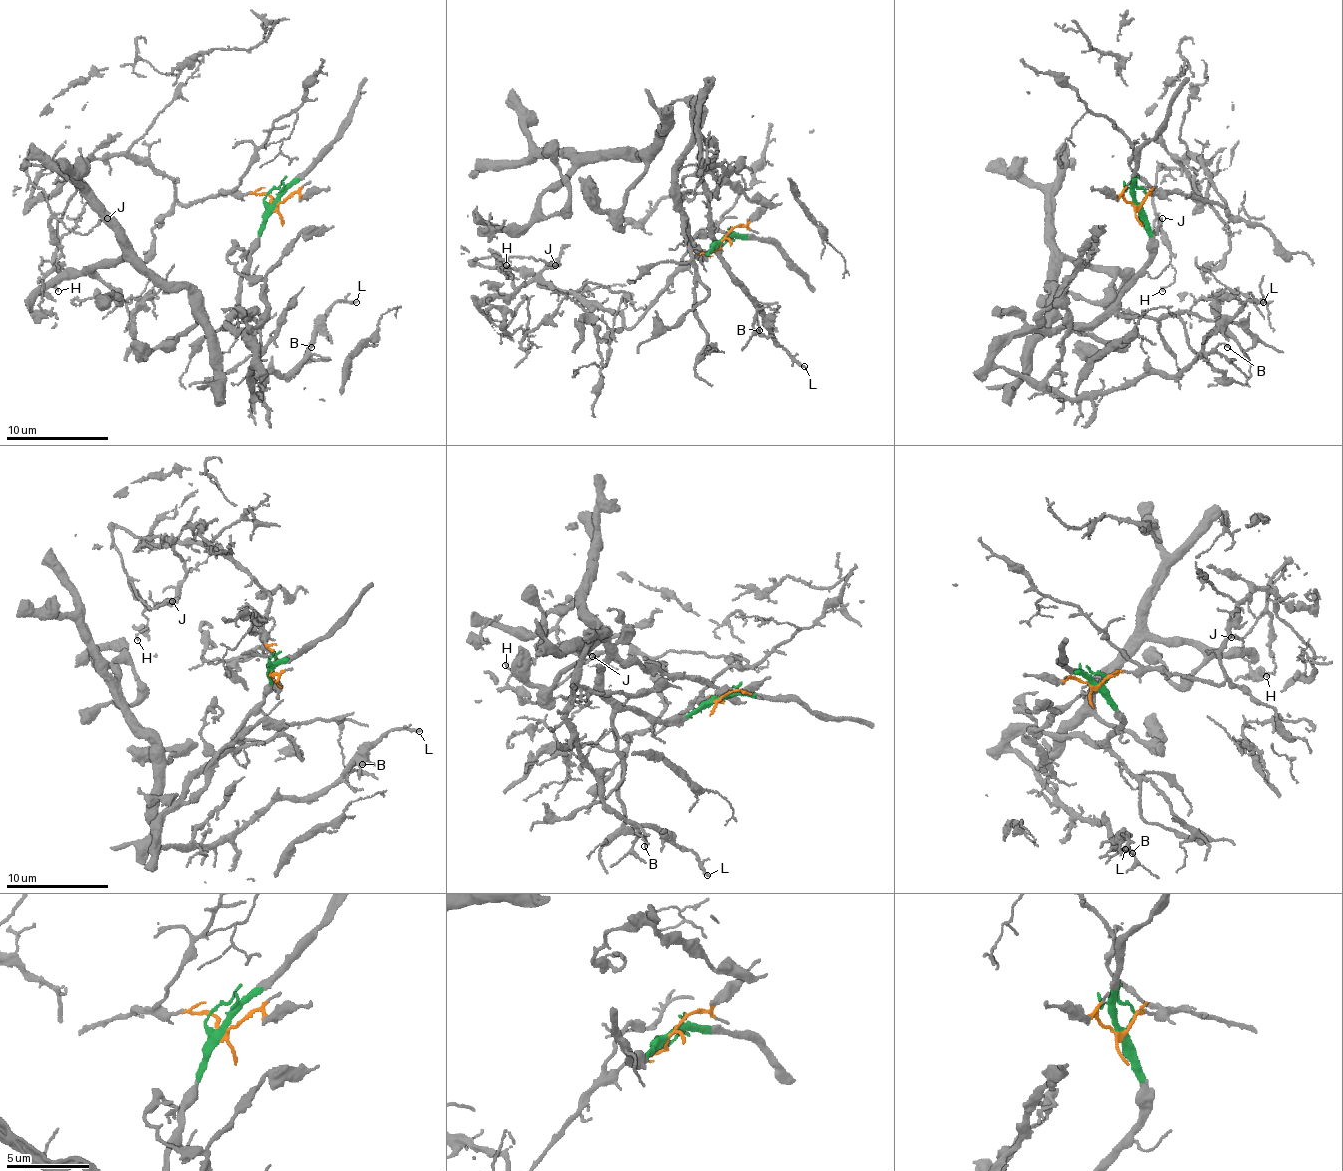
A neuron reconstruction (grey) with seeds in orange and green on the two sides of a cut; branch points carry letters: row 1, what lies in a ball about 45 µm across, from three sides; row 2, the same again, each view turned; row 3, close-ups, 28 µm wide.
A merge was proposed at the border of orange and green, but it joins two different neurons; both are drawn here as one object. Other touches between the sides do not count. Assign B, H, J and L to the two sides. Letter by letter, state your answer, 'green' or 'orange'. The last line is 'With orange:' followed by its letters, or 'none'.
B: green
H: orange
J: orange
L: green
With orange: H, J

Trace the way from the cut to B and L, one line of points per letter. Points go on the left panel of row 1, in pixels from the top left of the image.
B: (275, 207), (229, 317), (255, 360), (252, 396), (270, 373), (285, 375), (308, 342), (311, 347)
L: (275, 207), (229, 324), (255, 358), (255, 398), (270, 373), (306, 355), (336, 301), (357, 301)

